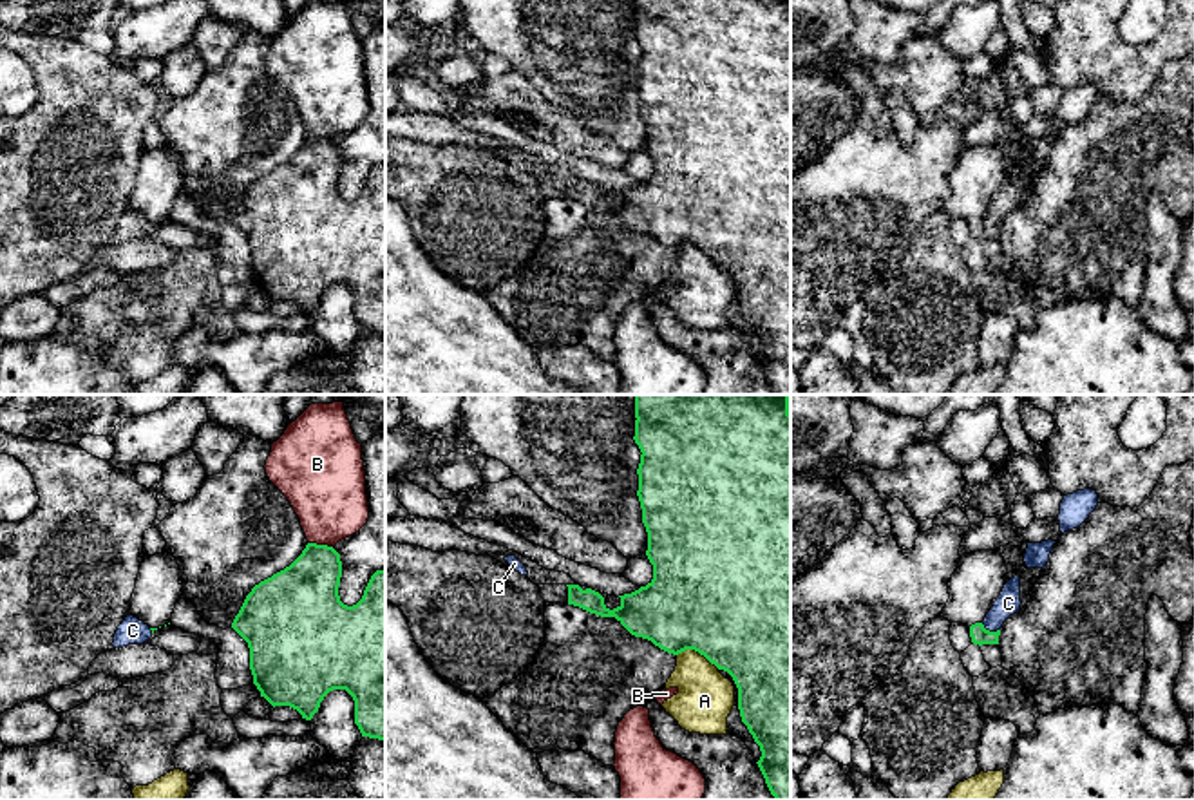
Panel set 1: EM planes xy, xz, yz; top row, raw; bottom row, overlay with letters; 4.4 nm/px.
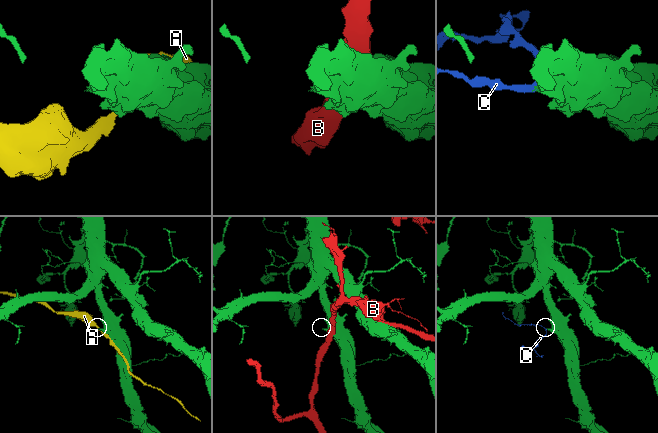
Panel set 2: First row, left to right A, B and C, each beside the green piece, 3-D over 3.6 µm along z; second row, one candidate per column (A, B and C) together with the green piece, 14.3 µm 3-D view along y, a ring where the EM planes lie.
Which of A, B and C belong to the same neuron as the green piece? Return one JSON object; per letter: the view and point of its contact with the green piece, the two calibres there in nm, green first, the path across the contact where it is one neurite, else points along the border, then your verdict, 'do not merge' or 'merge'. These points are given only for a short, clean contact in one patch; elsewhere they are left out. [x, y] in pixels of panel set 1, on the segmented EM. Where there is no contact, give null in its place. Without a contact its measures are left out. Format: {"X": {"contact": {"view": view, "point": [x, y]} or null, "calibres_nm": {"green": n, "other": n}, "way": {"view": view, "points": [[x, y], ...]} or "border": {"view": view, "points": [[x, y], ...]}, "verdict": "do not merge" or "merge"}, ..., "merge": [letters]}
{"A": {"contact": {"view": "xz", "point": [699, 652]}, "calibres_nm": {"green": 500, "other": 260}, "verdict": "do not merge"}, "B": {"contact": {"view": "xy", "point": [321, 545]}, "calibres_nm": {"green": 320, "other": 340}, "verdict": "do not merge"}, "C": {"contact": {"view": "yz", "point": [988, 630]}, "calibres_nm": {"green": 80, "other": 110}, "way": {"view": "yz", "points": [[979, 636], [988, 630], [995, 616], [1008, 603]]}, "verdict": "merge"}, "merge": ["C"]}

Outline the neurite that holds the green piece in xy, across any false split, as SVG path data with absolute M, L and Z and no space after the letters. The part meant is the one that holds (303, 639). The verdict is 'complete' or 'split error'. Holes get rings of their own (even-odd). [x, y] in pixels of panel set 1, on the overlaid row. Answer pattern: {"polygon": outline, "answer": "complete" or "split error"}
{"polygon": "M308 543L289 567L251 588L232 628L248 643L253 684L273 708L289 706L311 720L329 691L346 690L355 700L355 724L362 737L385 740L385 568L371 576L353 606L340 601L340 577L340 554L333 547Z", "answer": "complete"}

